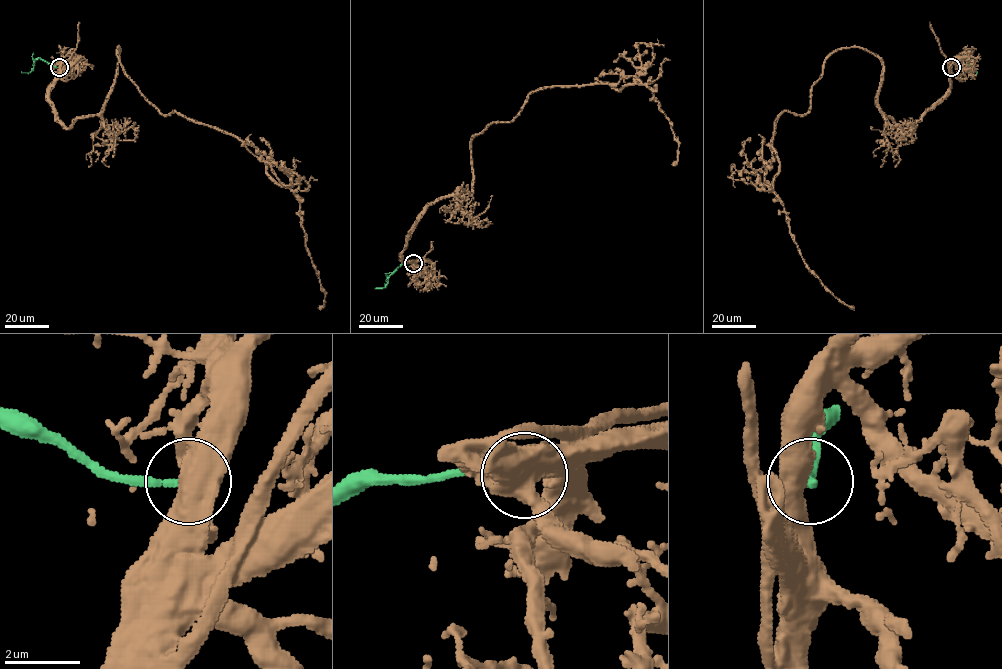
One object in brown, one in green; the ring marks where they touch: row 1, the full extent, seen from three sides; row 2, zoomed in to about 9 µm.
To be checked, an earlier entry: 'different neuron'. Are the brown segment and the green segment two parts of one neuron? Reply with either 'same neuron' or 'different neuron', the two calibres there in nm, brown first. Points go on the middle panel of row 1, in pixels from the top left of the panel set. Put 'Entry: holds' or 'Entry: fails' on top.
Entry: holds
different neuron; 650 nm thick on the brown side, 240 nm on the other

